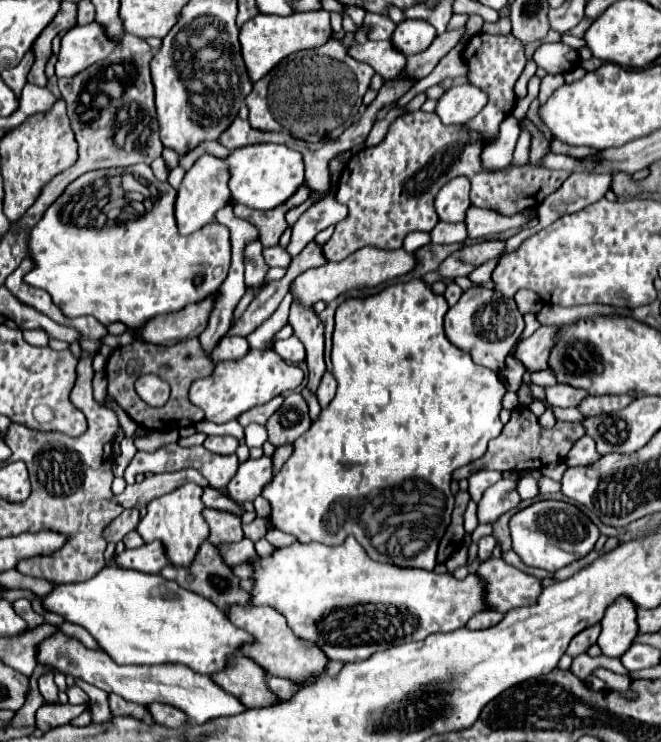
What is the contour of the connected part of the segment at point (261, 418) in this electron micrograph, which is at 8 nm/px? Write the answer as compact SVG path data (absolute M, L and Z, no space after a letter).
M276 396L276 398L272 398L272 402L264 404L264 406L254 406L252 410L244 412L244 414L238 418L238 422L240 422L242 426L248 426L248 424L266 424L268 418L282 406L282 402L284 402L284 396Z

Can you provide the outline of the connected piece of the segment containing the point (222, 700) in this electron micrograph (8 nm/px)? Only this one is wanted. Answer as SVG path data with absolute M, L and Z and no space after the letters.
M56 632L38 646L38 662L52 666L56 672L82 678L104 692L120 694L124 700L134 704L170 704L182 710L192 724L204 724L210 718L234 716L246 710L234 694L228 694L224 688L212 682L212 678L204 678L204 674L192 674L192 670L186 666L120 666L112 662L112 658L108 658L108 654L102 650L88 650L80 640L70 640L62 632Z

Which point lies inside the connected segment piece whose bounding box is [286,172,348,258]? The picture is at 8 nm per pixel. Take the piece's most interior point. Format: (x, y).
(327, 212)

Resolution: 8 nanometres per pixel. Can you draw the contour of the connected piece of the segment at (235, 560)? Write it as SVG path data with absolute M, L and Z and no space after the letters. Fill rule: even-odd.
M244 538L242 542L236 542L236 544L218 546L218 550L222 550L224 560L228 560L228 564L230 564L230 566L246 564L246 562L252 562L254 558L258 558L256 548L254 548L254 542L252 542L252 540L248 540L248 538Z

